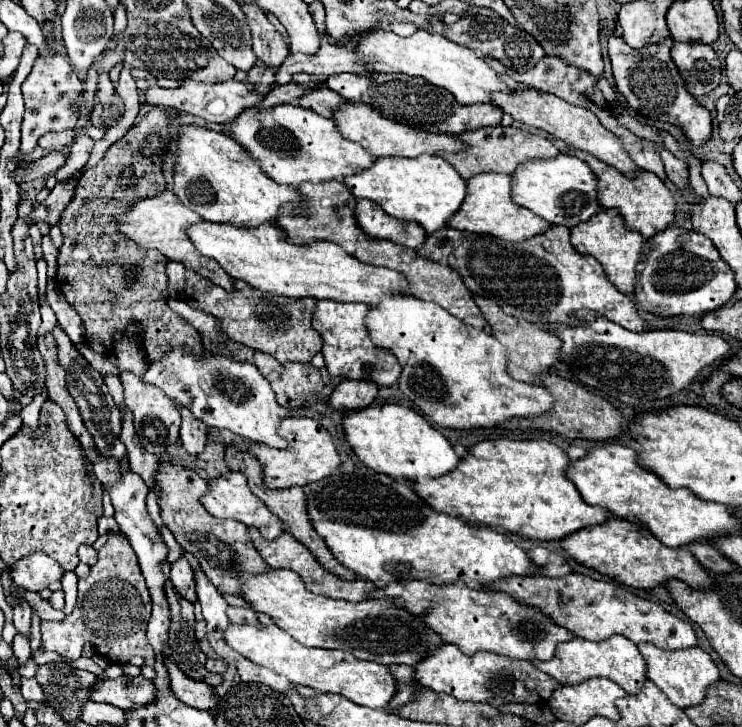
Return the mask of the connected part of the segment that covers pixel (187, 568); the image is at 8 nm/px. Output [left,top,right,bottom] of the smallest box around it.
[171,551,197,603]

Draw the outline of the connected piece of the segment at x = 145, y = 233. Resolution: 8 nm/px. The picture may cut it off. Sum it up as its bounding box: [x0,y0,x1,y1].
[117,191,233,291]

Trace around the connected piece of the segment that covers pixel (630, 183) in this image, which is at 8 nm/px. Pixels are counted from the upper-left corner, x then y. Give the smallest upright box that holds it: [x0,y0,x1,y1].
[567,149,675,241]

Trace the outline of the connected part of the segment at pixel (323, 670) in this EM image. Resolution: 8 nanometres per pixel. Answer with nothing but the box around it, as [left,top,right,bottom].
[225,625,397,709]

